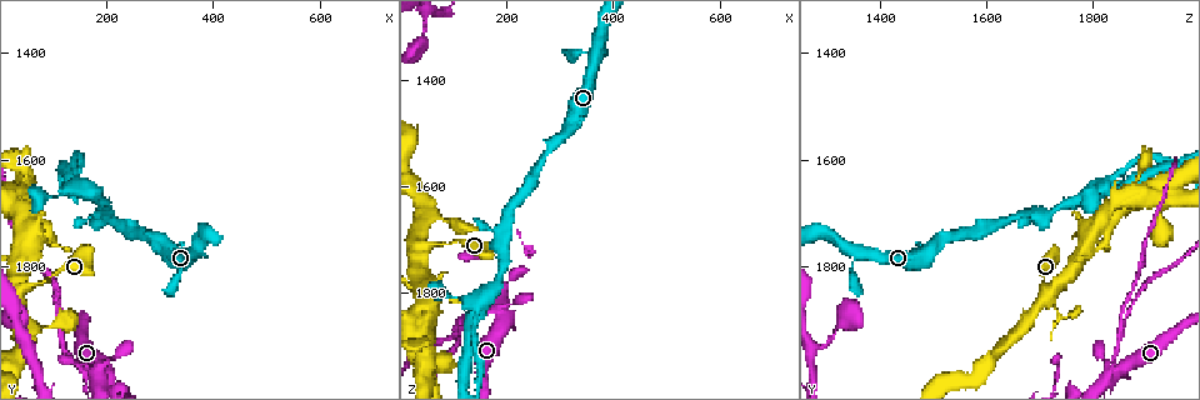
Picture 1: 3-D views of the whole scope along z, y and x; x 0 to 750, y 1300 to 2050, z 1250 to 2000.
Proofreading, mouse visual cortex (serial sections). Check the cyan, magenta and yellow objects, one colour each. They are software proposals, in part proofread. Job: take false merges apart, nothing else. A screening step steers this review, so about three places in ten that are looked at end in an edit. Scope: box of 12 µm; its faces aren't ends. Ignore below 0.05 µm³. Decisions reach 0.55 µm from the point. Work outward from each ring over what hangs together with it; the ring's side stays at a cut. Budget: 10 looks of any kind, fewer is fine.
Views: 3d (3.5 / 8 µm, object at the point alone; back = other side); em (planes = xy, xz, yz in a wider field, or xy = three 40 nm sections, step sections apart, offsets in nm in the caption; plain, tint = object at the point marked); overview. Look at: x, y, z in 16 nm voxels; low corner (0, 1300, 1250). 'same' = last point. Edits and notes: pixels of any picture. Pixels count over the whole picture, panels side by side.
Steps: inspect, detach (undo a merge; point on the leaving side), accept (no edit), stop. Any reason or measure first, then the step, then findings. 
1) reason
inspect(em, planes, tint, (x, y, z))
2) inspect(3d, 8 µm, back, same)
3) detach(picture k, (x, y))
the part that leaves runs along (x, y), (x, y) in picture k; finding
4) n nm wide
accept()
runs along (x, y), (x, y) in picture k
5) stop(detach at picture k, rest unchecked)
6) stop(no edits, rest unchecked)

inspect(3d, 3.5 µm, (190, 2005, 1830))

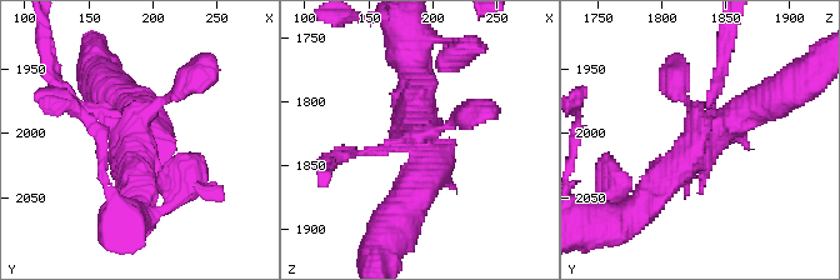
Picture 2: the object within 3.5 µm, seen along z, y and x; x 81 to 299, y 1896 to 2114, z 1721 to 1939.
need the tissue
inspect(em, xy, step 1, tint, (188, 2004, 1830))

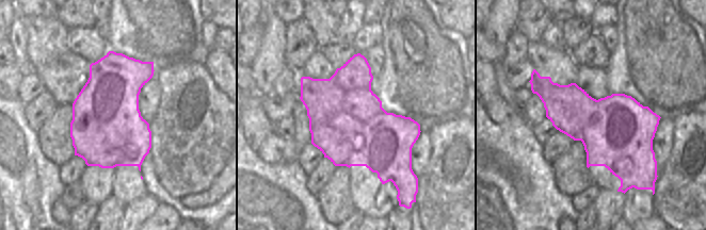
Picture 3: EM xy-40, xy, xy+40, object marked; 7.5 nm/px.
accept()
runs along (409, 201), (428, 150), (348, 150) in picture 2; continuous, no second cell

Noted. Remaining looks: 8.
abrupt turn
inspect(3d, 3.5 µm, (365, 1780, 1355))

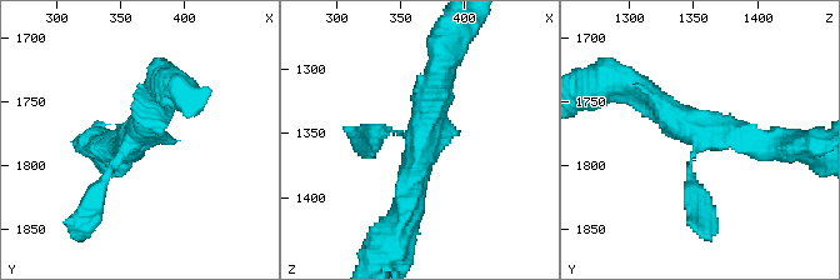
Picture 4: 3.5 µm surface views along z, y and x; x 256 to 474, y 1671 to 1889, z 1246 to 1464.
3 arms; arms of 150, 300, 350 nm; need the tissue
inspect(em, xy, step 3, plain, (366, 1776, 1360))

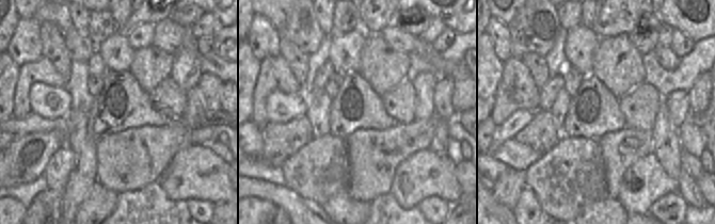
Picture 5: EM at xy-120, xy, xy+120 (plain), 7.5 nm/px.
where the object lies
inspect(em, xy, step 3, tint, same)

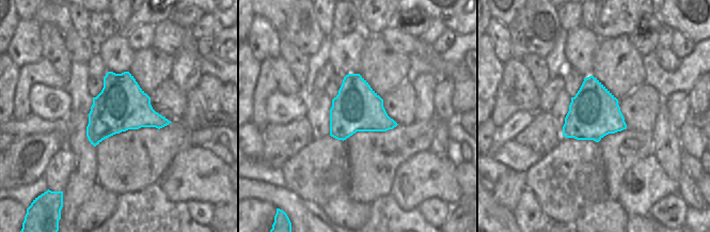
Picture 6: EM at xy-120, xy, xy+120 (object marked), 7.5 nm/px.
accept()
all the same cell

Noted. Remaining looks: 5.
branch point
inspect(3d, 8 µm, (195, 1705, 1695))

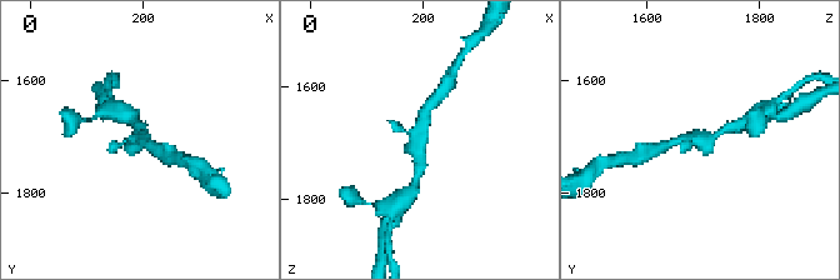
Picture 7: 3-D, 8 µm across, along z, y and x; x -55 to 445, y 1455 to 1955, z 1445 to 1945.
closer look
inspect(3d, 3.5 µm, back, (200, 1705, 1700))

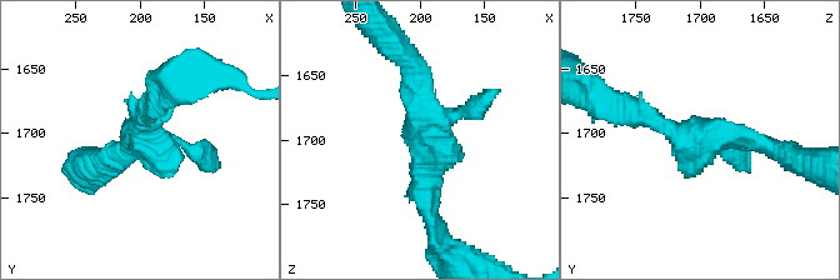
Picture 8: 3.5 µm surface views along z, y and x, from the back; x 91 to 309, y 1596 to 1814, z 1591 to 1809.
now the EM
inspect(em, xy, step 5, tint, (196, 1702, 1700))

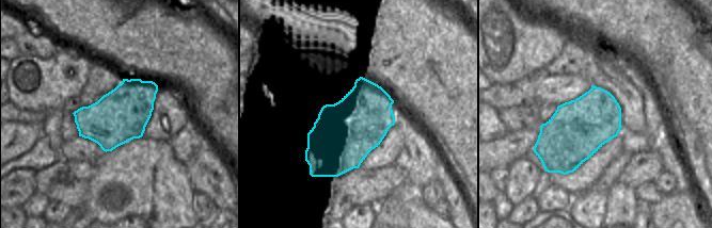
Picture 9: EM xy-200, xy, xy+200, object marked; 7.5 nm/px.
460 nm wide
accept()
runs along (778, 153), (624, 106) in picture 8; all the same cell

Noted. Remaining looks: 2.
looks like a crossing
inspect(3d, 3.5 µm, (145, 1655, 1820))

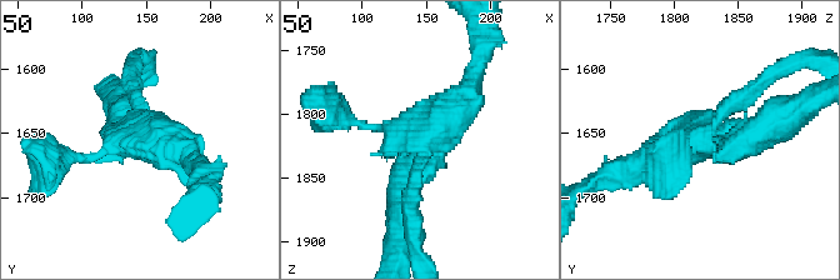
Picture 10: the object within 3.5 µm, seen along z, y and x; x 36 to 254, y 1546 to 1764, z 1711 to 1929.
inspect(em, xy, step 2, tint, (144, 1658, 1822))

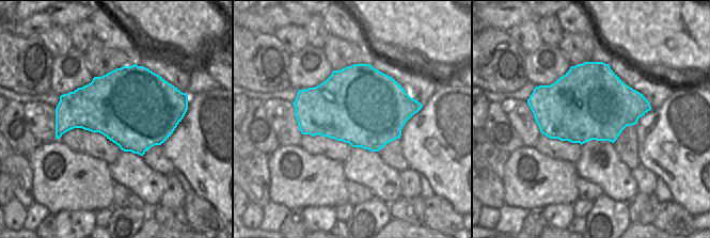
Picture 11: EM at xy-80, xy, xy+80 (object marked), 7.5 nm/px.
detach(picture 10, (765, 76))
the part that leaves runs along (133, 83), (148, 75), (140, 48) in picture 10; two cells meet here

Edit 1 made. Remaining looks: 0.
stop(detach at picture 10, rest unchecked)

